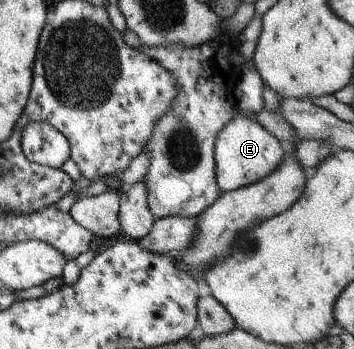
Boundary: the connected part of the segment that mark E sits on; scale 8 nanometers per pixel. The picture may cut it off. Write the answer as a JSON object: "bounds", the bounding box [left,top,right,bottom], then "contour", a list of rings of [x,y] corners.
{"bounds":[214,115,286,192],"contour":[[[235,115],[217,133],[214,140],[214,169],[220,192],[232,191],[265,178],[286,156],[281,144],[257,121]]]}

